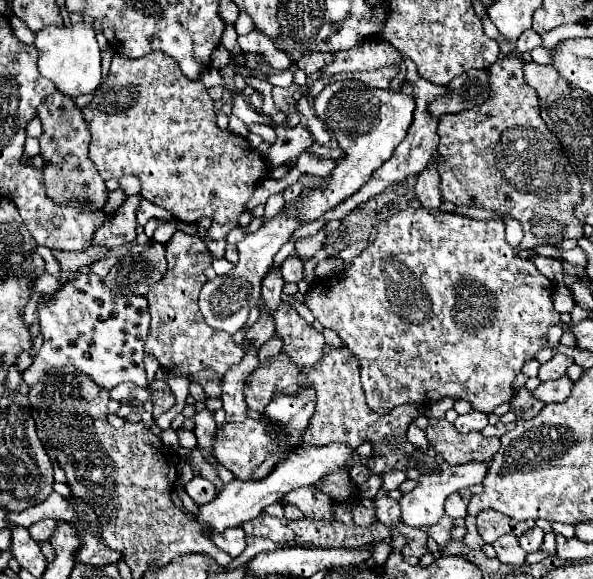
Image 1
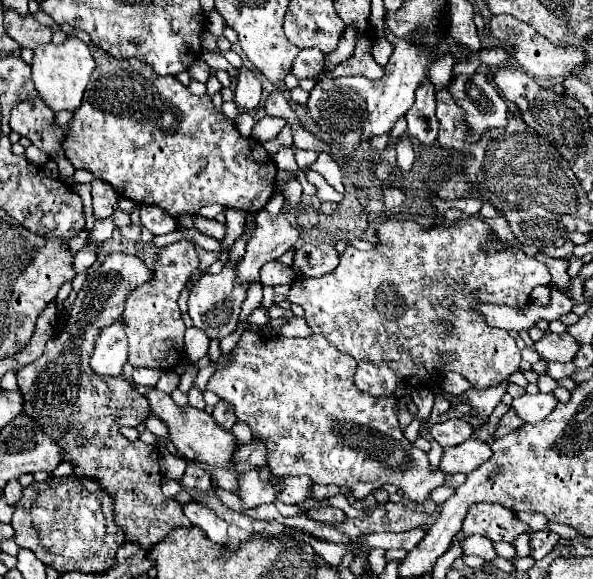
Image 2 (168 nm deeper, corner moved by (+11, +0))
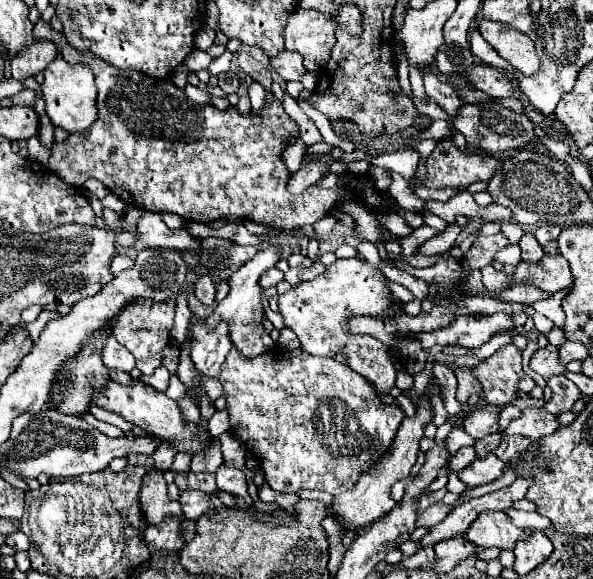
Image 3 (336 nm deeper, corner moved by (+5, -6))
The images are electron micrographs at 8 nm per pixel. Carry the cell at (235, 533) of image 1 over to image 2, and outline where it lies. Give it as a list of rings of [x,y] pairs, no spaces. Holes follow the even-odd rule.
[[[190,501],[190,503],[184,505],[184,515],[190,519],[192,525],[198,525],[212,543],[226,545],[226,541],[228,541],[228,531],[226,531],[228,525],[218,515],[214,515],[208,507],[204,507],[198,501]]]

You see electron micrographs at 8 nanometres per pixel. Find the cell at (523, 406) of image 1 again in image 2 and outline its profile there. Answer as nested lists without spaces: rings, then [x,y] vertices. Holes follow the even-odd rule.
[[[508,409],[508,413],[500,419],[500,425],[498,425],[498,429],[496,429],[496,435],[494,435],[494,437],[502,437],[502,435],[506,435],[508,431],[518,429],[518,427],[522,427],[522,425],[524,425],[524,423],[520,423],[520,417],[516,415],[516,411]]]

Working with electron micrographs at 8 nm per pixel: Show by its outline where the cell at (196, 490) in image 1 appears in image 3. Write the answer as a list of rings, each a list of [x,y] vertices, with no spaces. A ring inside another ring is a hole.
[[[208,433],[208,443],[204,449],[200,449],[196,455],[192,455],[192,465],[190,469],[194,473],[200,471],[210,471],[214,473],[222,465],[222,451],[220,451],[220,441]]]

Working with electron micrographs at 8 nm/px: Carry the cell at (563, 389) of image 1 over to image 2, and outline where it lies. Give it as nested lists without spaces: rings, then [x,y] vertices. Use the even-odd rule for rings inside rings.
[[[524,393],[522,397],[516,397],[512,401],[512,407],[516,409],[518,417],[522,417],[526,423],[542,421],[554,411],[556,405],[558,405],[558,399],[554,397],[554,393],[536,393],[536,395]]]

